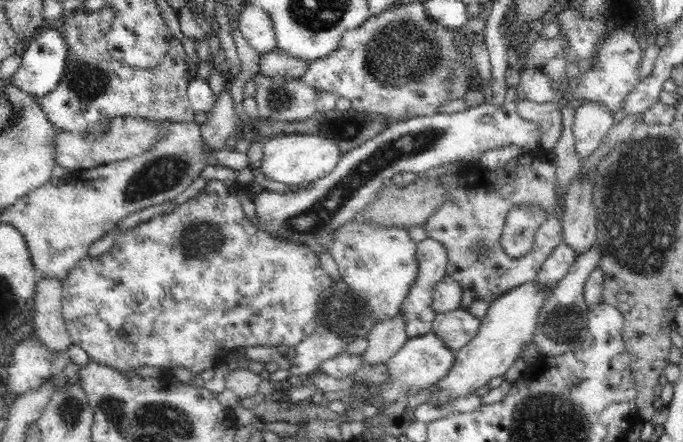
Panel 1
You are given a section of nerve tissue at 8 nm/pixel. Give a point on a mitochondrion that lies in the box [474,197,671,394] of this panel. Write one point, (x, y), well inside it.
(564, 325)

